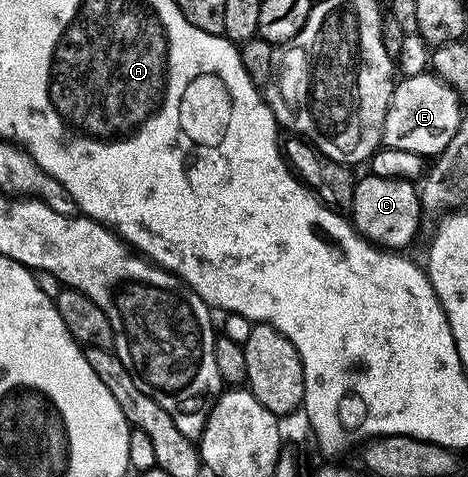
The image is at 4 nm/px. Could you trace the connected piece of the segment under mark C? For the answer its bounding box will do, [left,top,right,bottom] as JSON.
[351,172,423,252]

